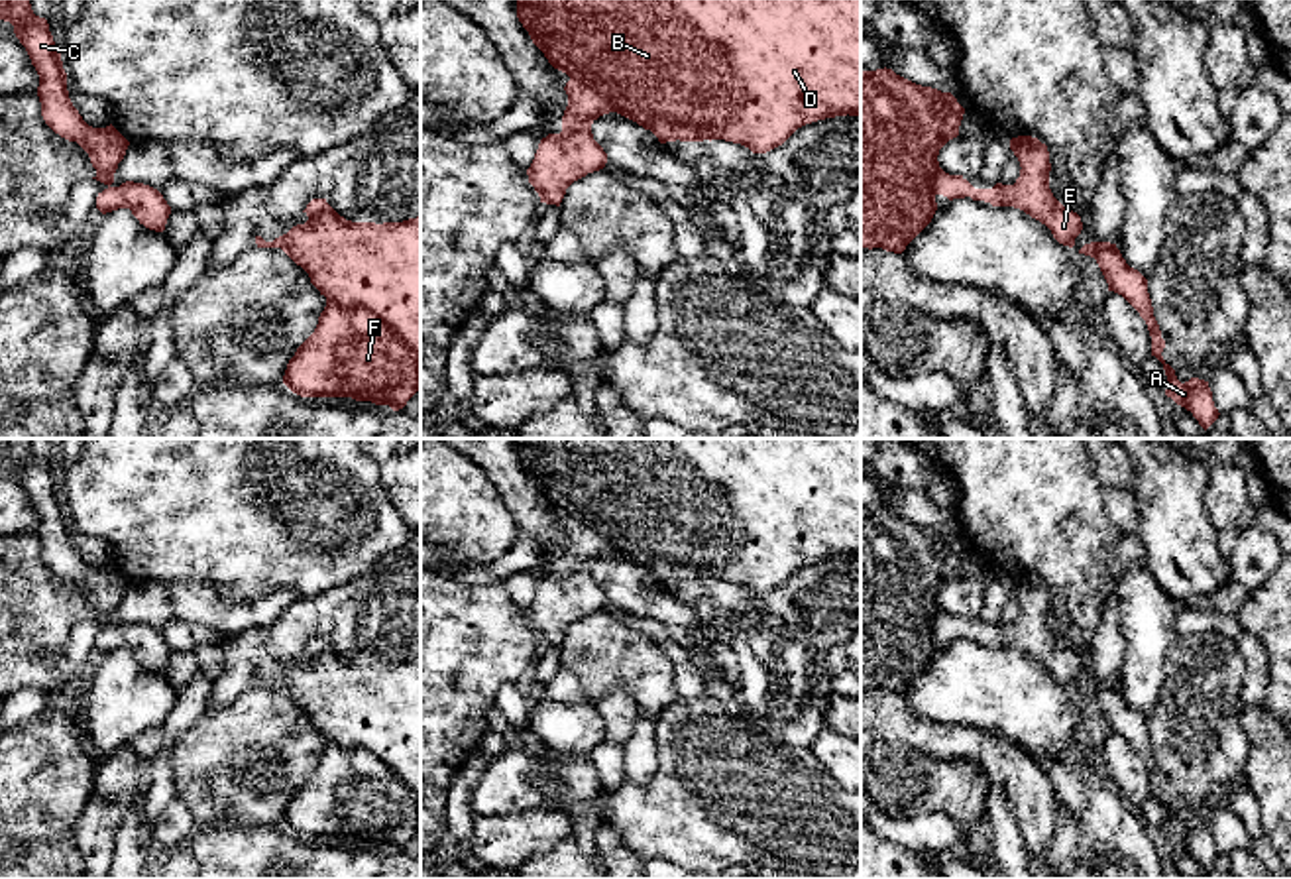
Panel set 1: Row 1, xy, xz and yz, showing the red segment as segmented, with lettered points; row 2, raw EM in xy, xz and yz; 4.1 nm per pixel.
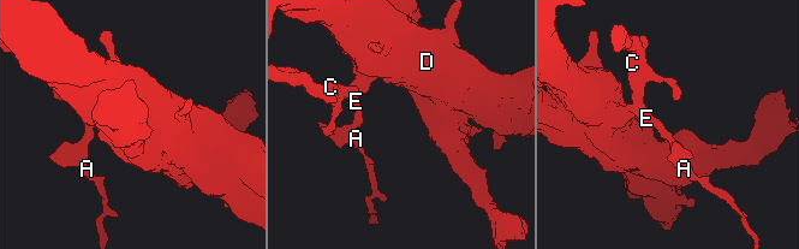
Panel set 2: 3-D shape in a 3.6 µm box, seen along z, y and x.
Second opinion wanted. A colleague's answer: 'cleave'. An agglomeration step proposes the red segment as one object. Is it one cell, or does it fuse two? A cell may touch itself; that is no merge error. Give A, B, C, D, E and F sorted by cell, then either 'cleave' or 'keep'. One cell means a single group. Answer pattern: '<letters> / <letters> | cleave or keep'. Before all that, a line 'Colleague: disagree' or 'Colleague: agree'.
Colleague: disagree
A B C D E F | keep

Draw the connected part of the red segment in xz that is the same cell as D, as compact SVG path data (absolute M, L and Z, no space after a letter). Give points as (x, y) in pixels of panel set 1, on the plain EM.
M517 439L517 458L548 503L570 517L564 527L568 547L562 557L562 572L540 580L527 610L529 623L538 633L540 643L546 645L560 647L566 629L574 621L605 608L607 594L593 580L591 564L609 553L617 553L650 570L660 584L725 580L741 584L753 594L766 594L782 586L806 564L847 555L861 557L861 439Z

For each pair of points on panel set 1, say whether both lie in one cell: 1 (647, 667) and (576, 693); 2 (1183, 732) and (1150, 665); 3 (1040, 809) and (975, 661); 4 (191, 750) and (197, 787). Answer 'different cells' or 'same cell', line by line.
1: different cells
2: different cells
3: different cells
4: same cell

